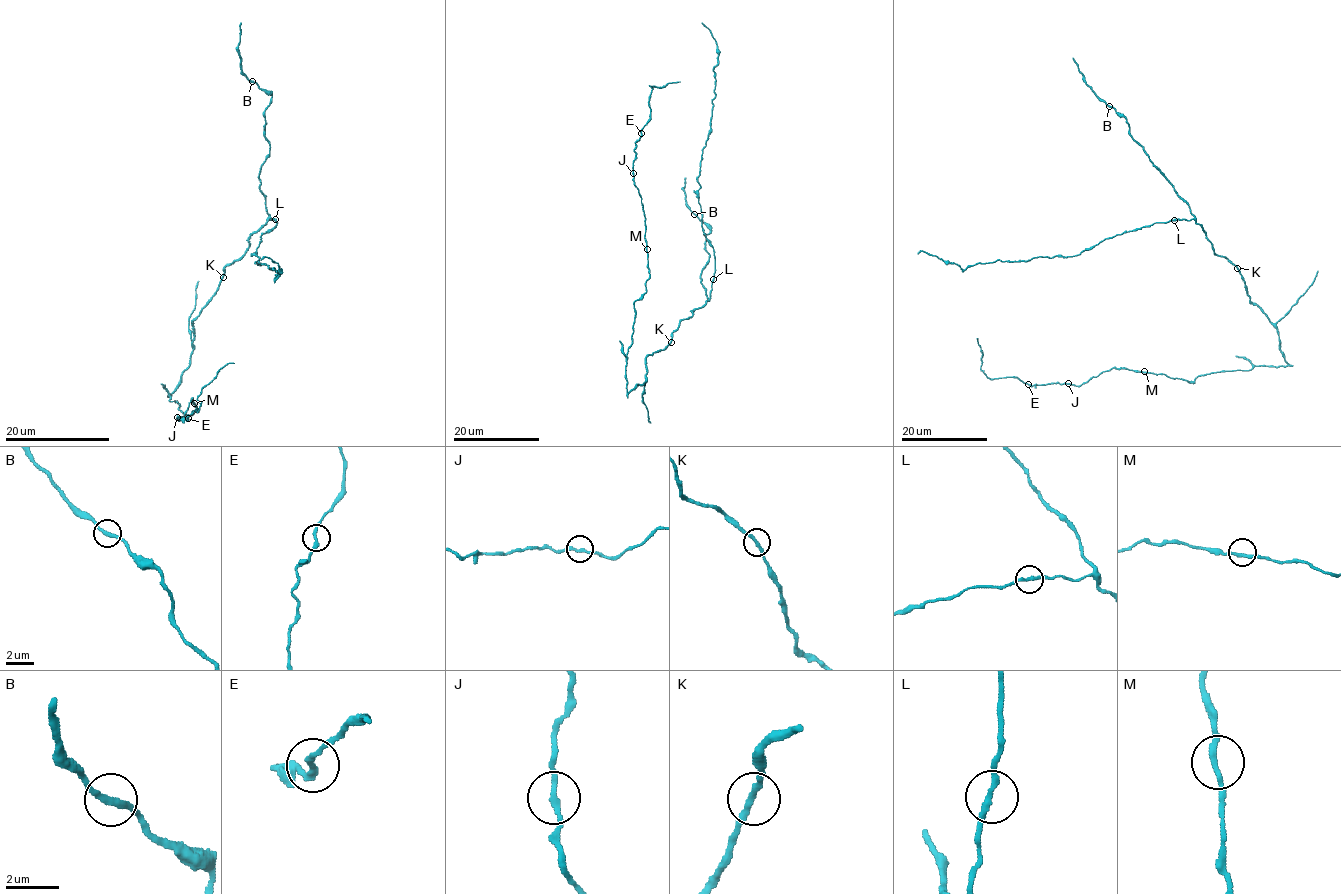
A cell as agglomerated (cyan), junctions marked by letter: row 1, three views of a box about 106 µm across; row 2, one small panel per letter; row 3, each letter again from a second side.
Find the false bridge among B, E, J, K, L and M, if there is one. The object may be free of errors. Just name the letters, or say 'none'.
none

